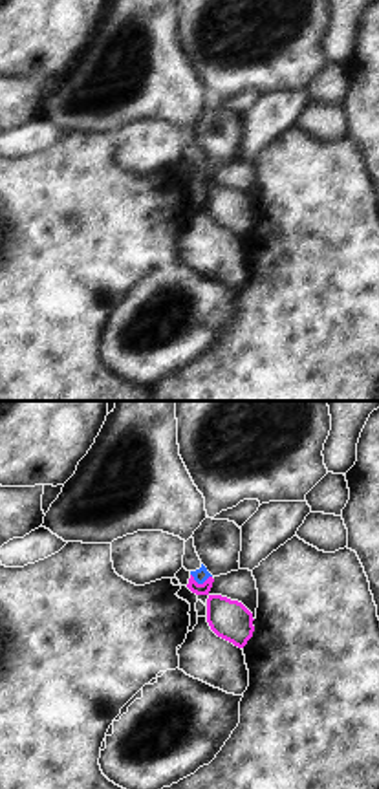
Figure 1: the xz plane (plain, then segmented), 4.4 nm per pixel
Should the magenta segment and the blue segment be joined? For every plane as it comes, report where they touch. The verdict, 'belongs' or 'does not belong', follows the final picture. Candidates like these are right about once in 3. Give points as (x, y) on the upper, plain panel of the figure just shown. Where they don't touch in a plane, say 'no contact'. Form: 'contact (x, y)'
contact (200, 174)

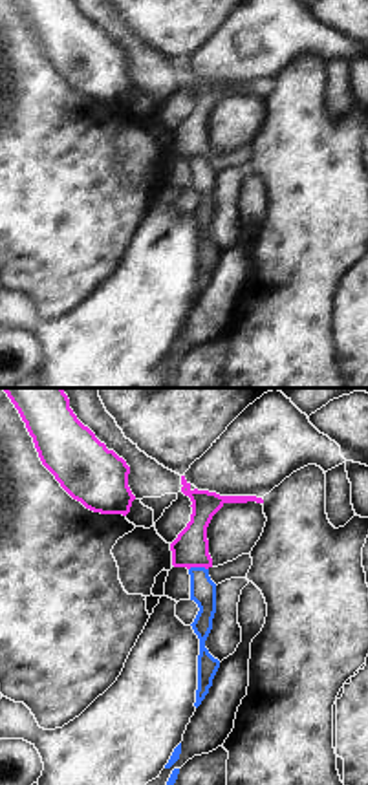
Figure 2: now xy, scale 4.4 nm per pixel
contact (198, 156)

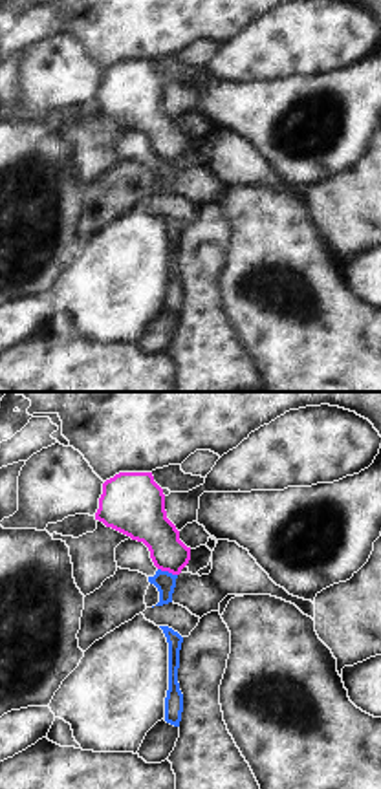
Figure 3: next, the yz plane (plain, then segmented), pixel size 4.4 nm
contact (167, 160)

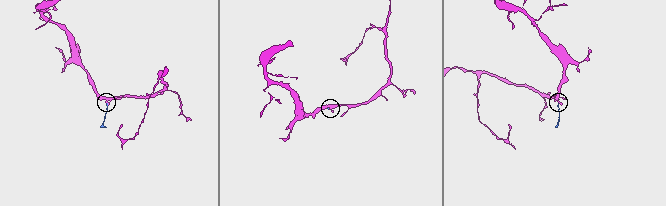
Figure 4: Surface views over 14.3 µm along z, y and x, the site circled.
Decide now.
does not belong

